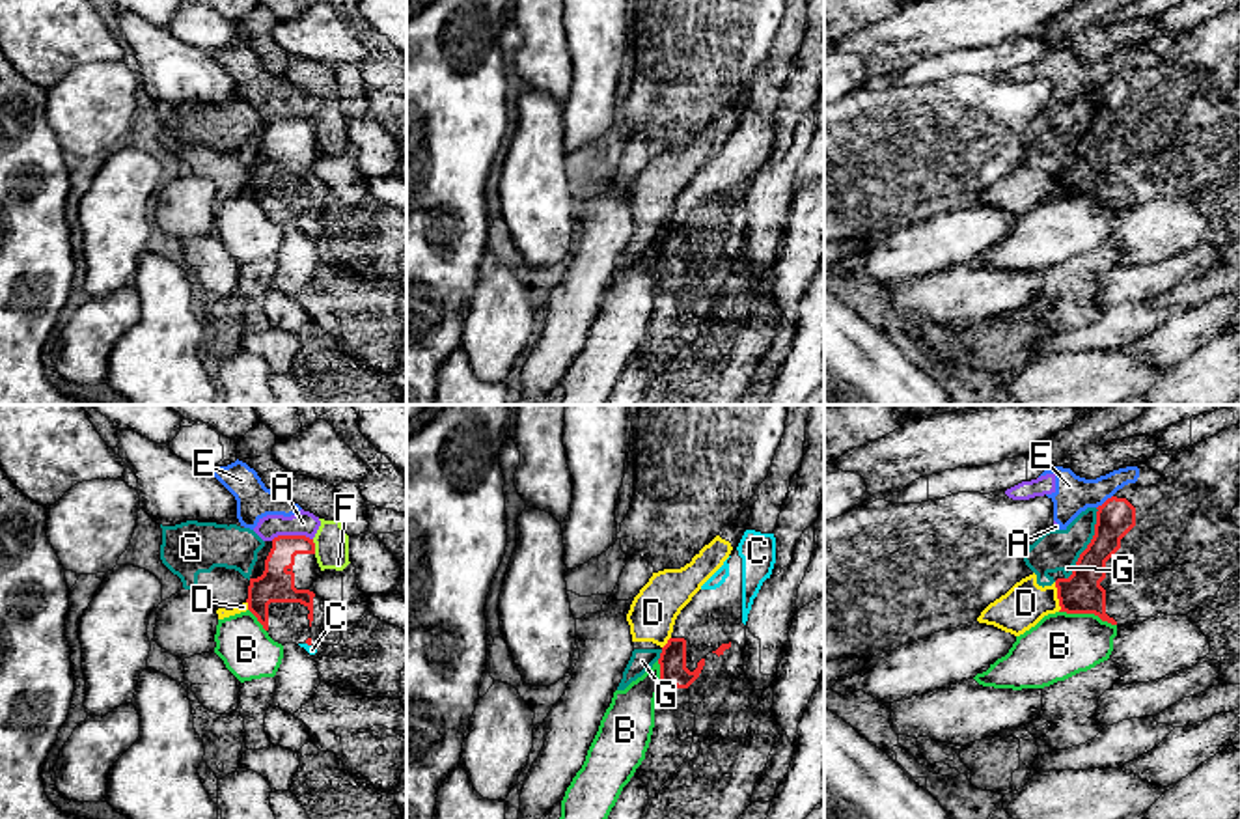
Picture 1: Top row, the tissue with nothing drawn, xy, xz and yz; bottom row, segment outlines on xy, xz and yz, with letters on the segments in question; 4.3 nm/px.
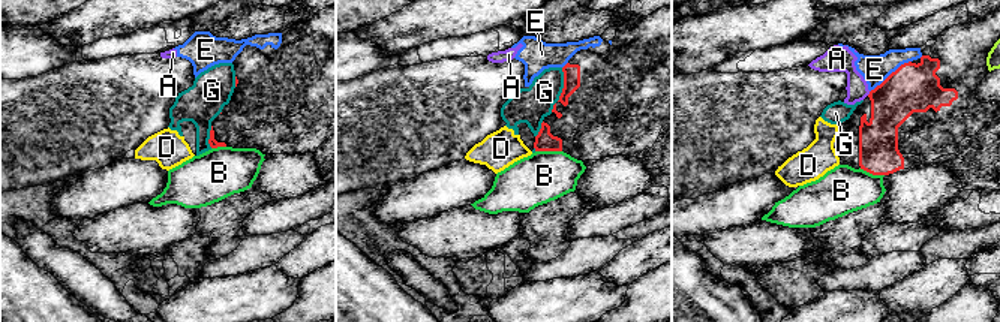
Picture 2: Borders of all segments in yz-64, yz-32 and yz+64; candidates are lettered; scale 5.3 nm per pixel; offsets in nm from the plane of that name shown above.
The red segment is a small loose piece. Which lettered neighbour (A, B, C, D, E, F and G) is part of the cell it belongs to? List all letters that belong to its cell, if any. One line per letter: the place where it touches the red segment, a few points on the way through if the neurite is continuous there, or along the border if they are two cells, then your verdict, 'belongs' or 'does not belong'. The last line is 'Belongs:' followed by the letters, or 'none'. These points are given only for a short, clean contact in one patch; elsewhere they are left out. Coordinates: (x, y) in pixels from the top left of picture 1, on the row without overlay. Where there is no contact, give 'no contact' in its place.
A: contact xy (291, 118); border xy (312, 120), (275, 118), (271, 122); does not belong
B: contact yz (1088, 194); border yz (1060, 193), (1093, 194), (1116, 208); does not belong
C: contact xy (308, 226); way xy (308, 222), (308, 226), (312, 232); belongs
D: contact yz (1058, 180); border yz (1054, 165), (1060, 193); does not belong
E: contact yz (1106, 83); border yz (1112, 77), (1097, 90); does not belong
F: contact xy (314, 129); does not belong
G: contact yz (1089, 125); border yz (1097, 90), (1095, 116), (1065, 161); does not belong
Belongs: C

